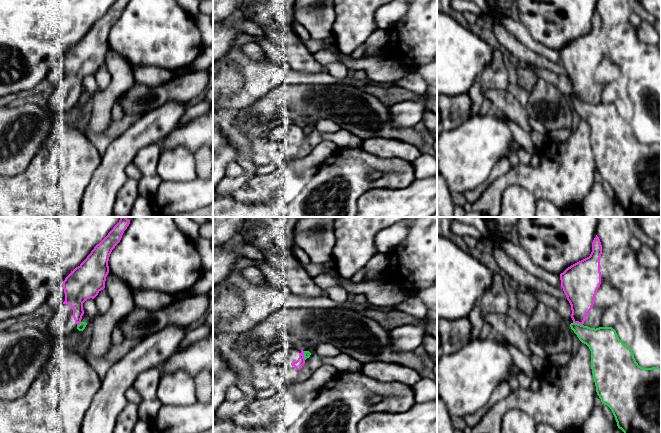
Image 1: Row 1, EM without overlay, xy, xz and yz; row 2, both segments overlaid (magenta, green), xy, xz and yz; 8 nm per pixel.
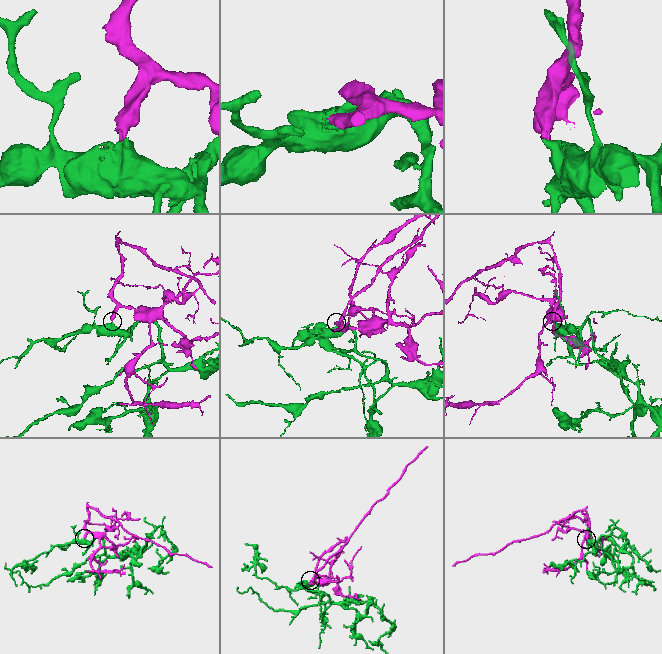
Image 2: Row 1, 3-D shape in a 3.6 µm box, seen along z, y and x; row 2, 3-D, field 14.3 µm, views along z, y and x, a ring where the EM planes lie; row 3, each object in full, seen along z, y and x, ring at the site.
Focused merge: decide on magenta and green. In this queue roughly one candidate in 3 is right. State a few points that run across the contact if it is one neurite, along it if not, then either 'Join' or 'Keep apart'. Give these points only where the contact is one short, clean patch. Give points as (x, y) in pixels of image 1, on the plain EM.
Line: yz (573, 97), (582, 101). Keep apart

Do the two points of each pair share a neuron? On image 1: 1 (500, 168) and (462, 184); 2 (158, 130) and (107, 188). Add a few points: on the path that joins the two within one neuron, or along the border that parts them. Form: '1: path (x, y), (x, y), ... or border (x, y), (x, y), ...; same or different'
1: border (507, 157), (503, 157), (491, 173), (473, 188); different
2: path (141, 135), (112, 164), (111, 171); same

